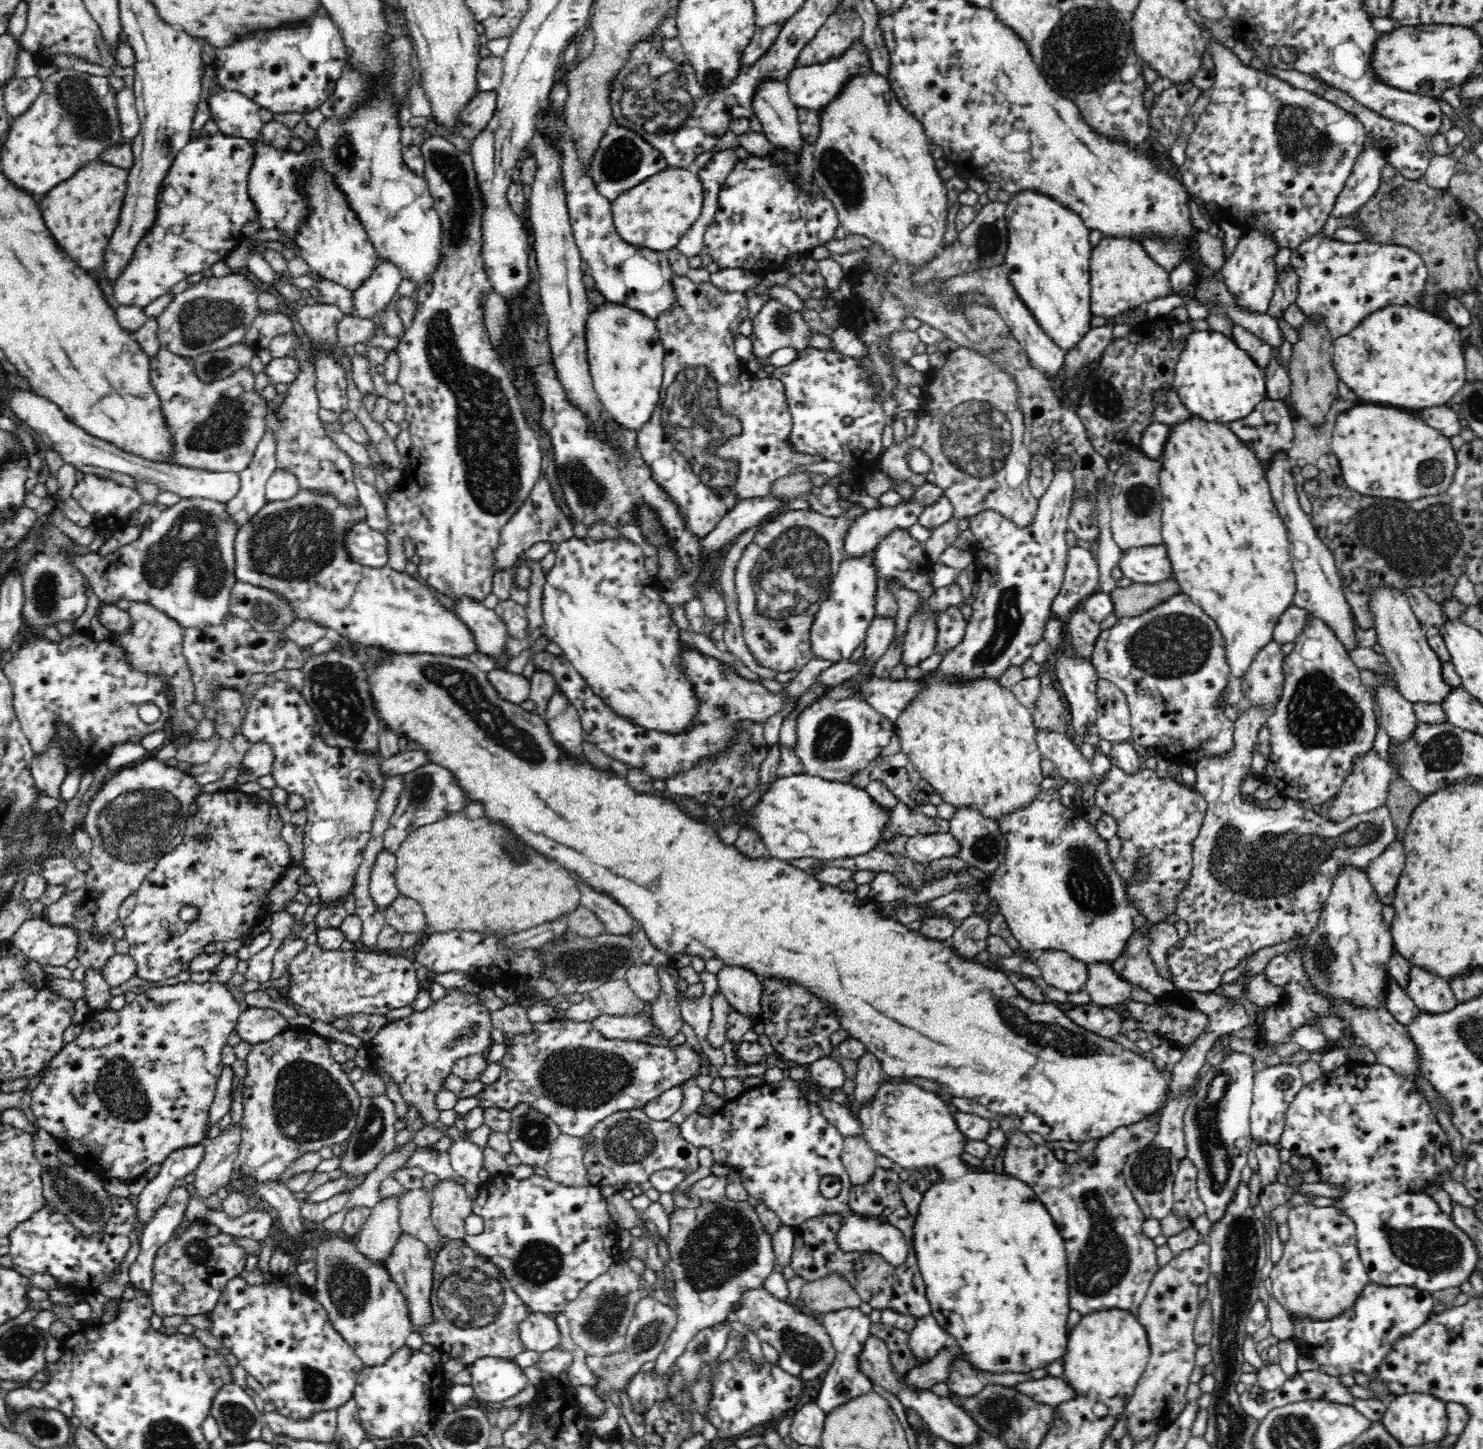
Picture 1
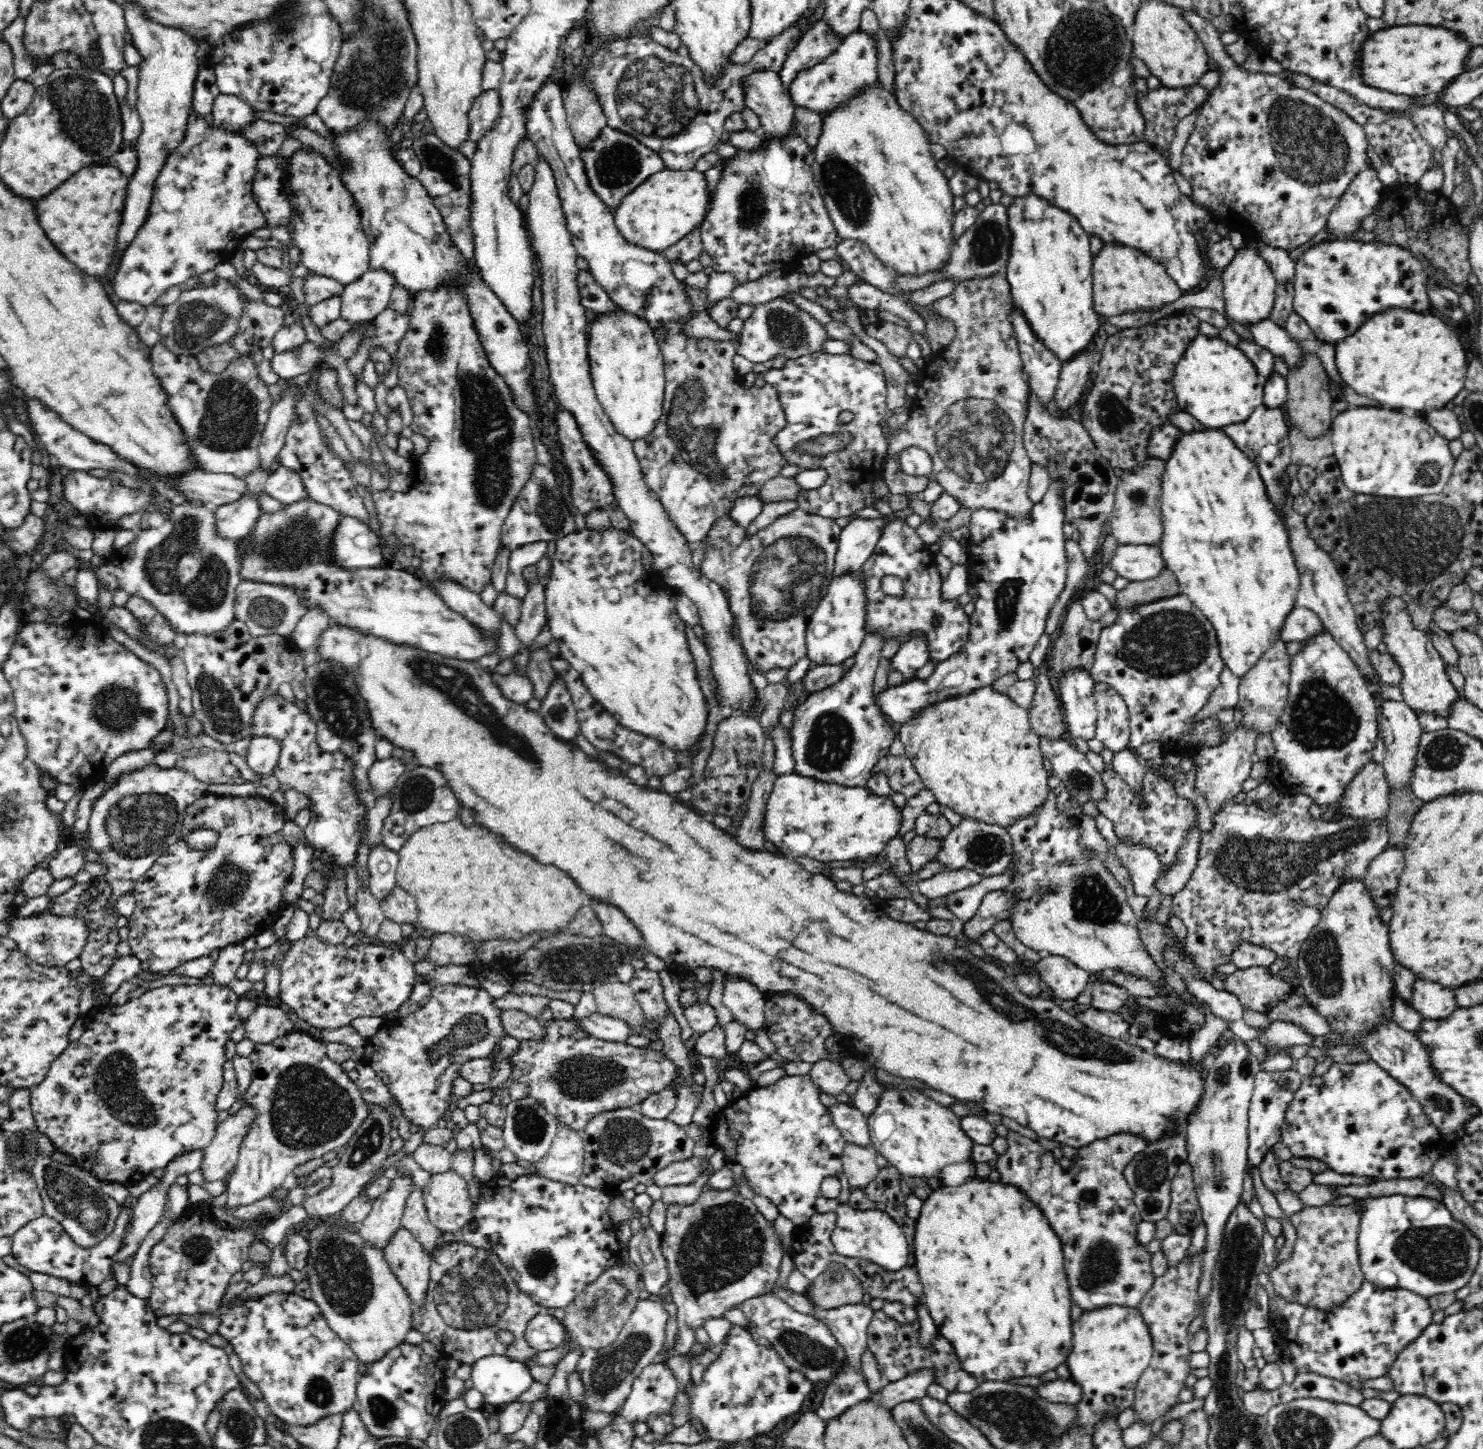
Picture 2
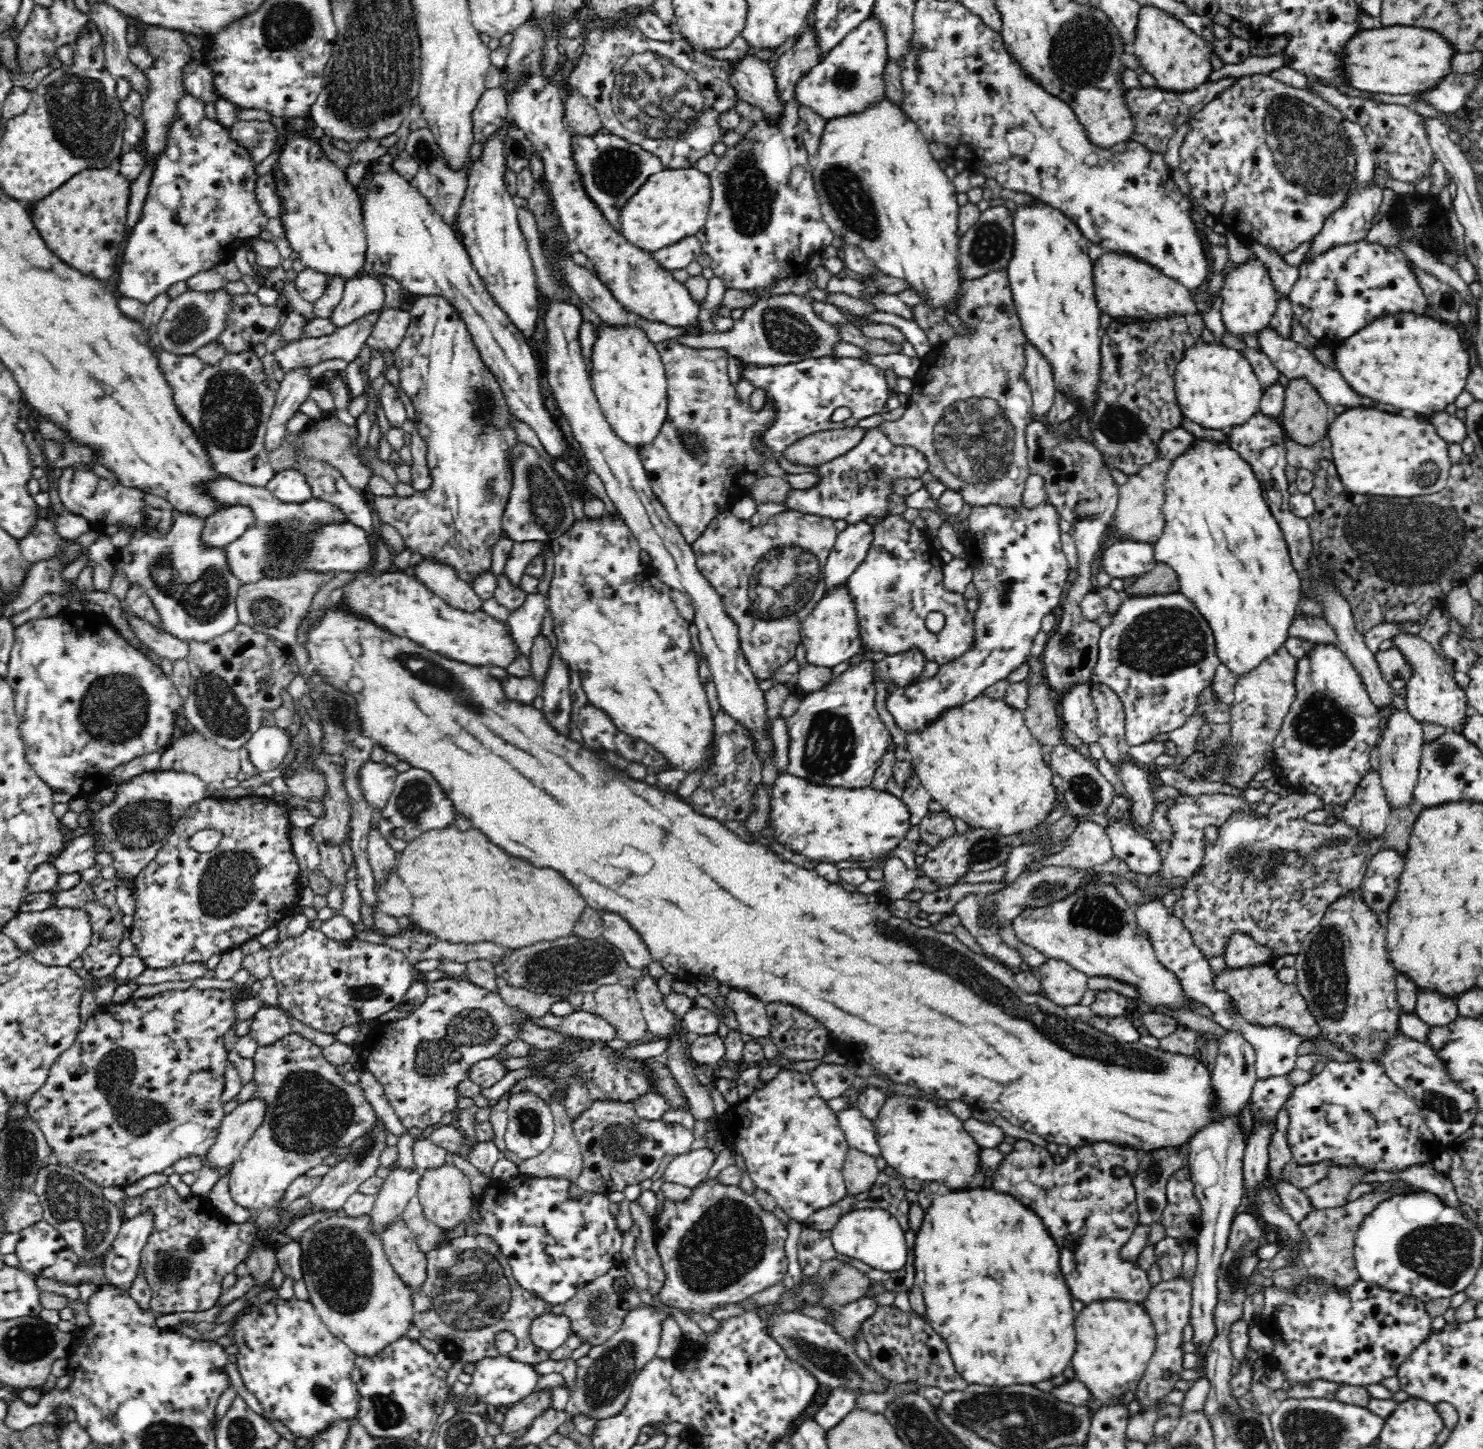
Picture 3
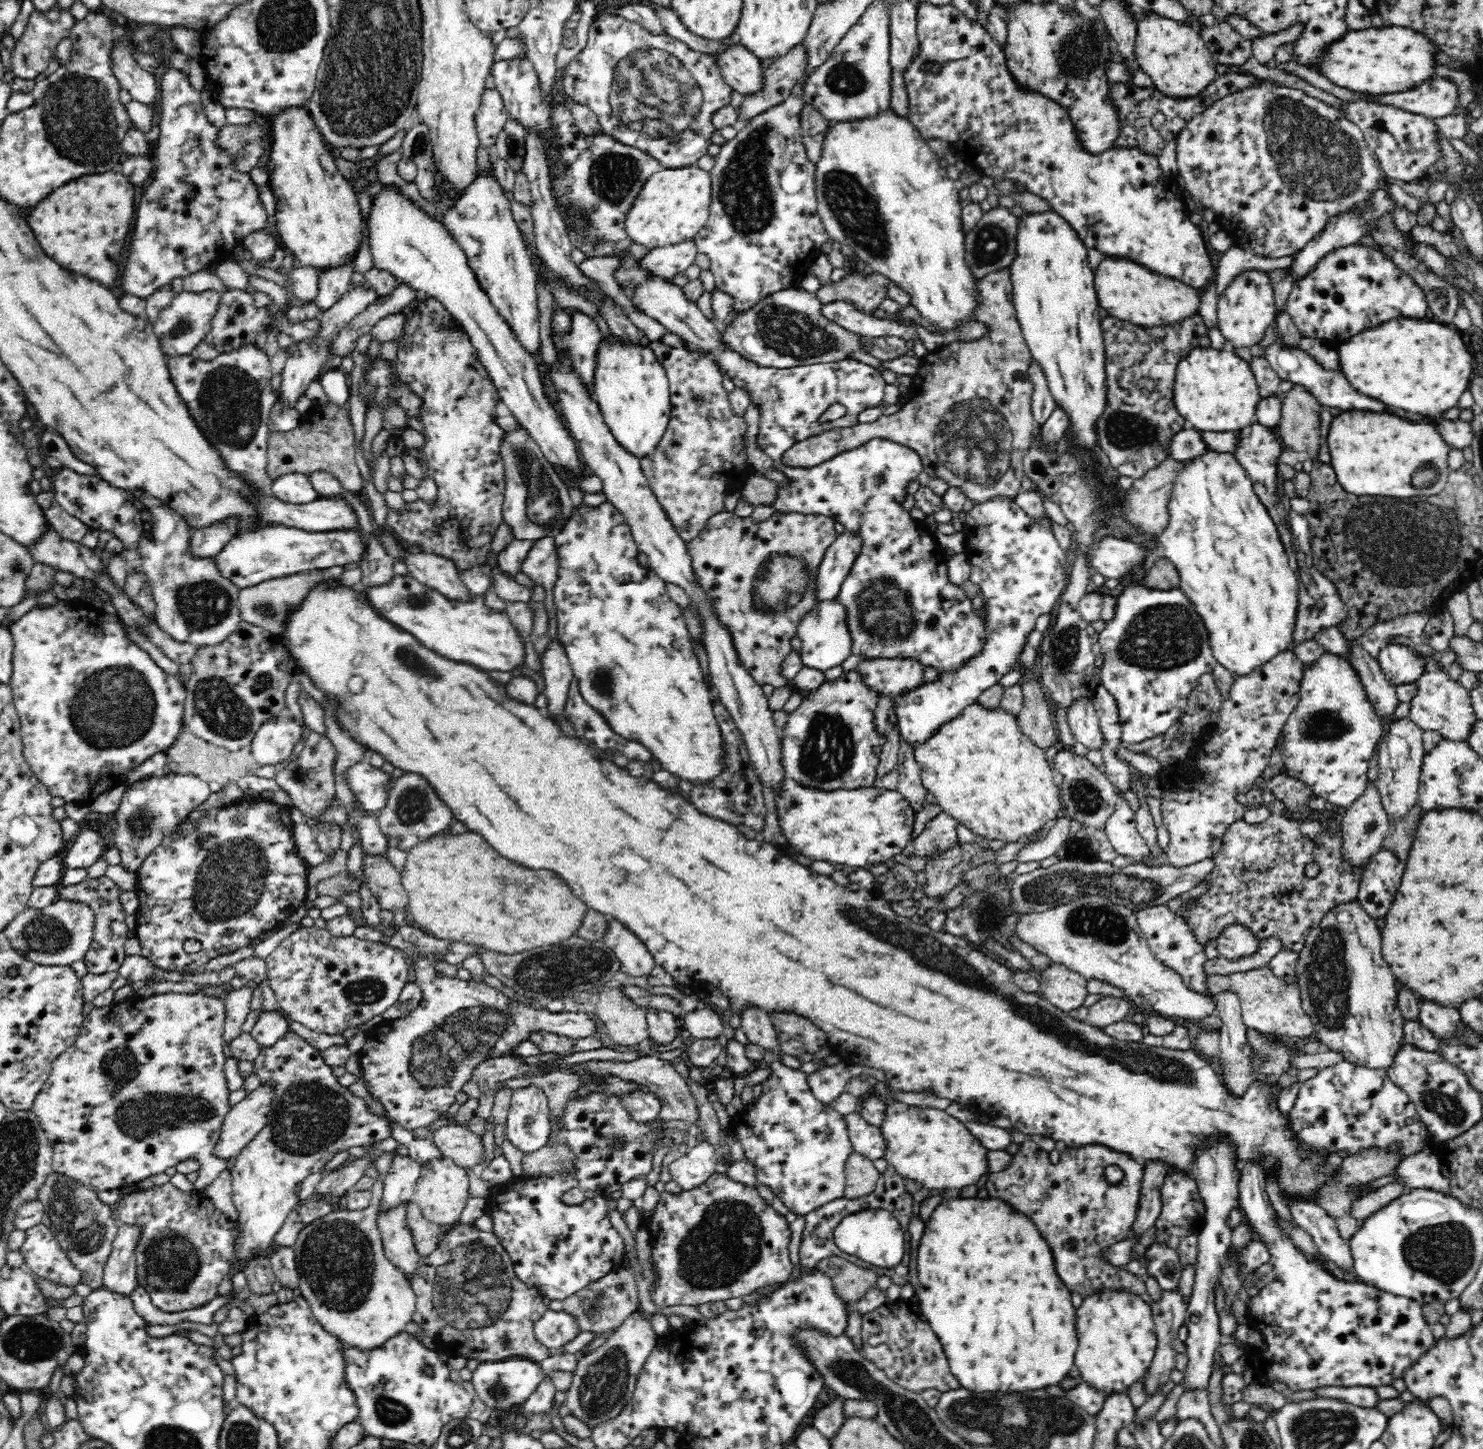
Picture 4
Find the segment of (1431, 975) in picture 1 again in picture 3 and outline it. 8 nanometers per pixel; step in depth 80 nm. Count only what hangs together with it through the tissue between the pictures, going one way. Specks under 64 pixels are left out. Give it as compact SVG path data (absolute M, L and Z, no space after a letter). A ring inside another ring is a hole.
M1422 990L1416 996L1415 1014L1428 1026L1443 1025L1459 1014L1455 998L1438 990Z

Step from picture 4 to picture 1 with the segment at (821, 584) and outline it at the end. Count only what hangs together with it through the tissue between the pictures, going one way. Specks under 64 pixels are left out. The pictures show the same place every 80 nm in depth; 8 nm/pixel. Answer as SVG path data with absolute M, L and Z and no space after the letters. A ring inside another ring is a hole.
M926 481L925 484L918 484L914 487L914 494L908 500L900 500L900 504L896 506L884 506L883 508L874 508L874 510L867 510L867 512L855 521L855 524L850 528L846 536L846 552L847 558L854 558L854 556L866 556L872 554L876 545L883 542L894 530L906 529L908 530L917 523L917 519L928 506L932 506L940 498L943 498L941 488L938 488L934 483Z

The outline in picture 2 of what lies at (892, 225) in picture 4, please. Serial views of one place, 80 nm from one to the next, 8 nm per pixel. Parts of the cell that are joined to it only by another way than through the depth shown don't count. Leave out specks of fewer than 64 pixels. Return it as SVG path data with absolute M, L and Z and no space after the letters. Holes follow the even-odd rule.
M878 81L874 82L872 86L864 87L864 90L857 91L852 97L833 107L828 113L823 114L821 133L816 147L812 151L815 157L815 162L812 166L813 177L820 194L824 197L828 213L830 213L830 217L834 221L838 239L854 238L864 241L866 245L870 245L874 255L878 255L878 258L882 259L884 265L896 268L896 271L902 275L924 274L926 271L940 268L942 263L949 257L949 246L953 242L951 232L954 216L954 198L950 192L948 178L945 177L942 171L942 164L937 163L931 155L930 143L922 125L899 105L894 93L887 90L884 84Z

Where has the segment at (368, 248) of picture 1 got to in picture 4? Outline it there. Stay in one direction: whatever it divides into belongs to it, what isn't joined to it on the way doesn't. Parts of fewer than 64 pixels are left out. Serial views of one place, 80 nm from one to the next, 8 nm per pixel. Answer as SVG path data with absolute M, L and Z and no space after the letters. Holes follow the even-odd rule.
M304 109L264 116L272 135L271 152L265 158L269 184L278 199L276 225L281 244L291 250L303 266L319 270L354 267L364 242L364 216L350 179L344 177L330 154L331 147Z

